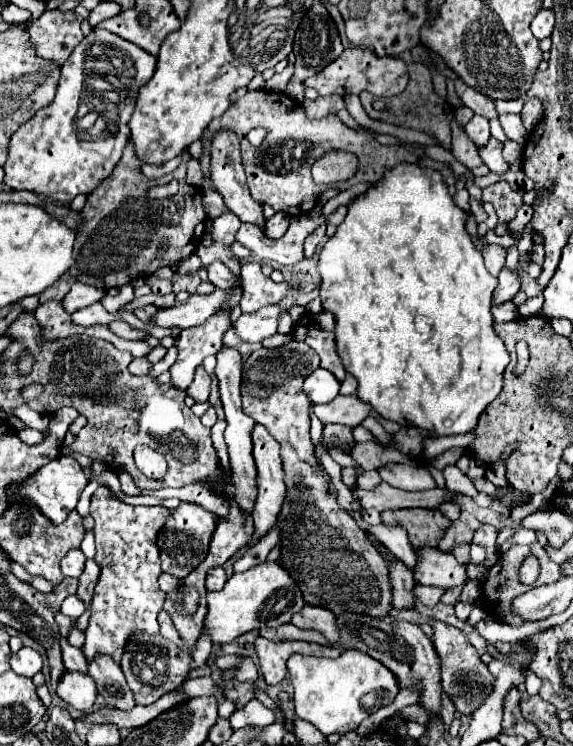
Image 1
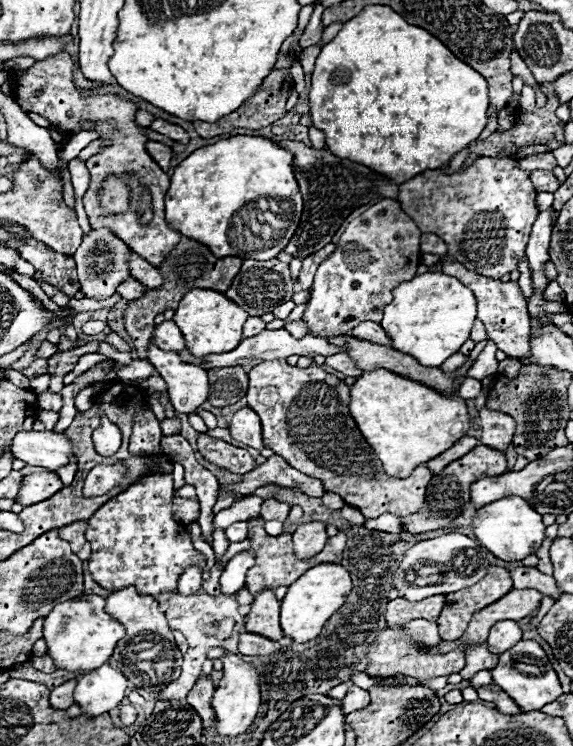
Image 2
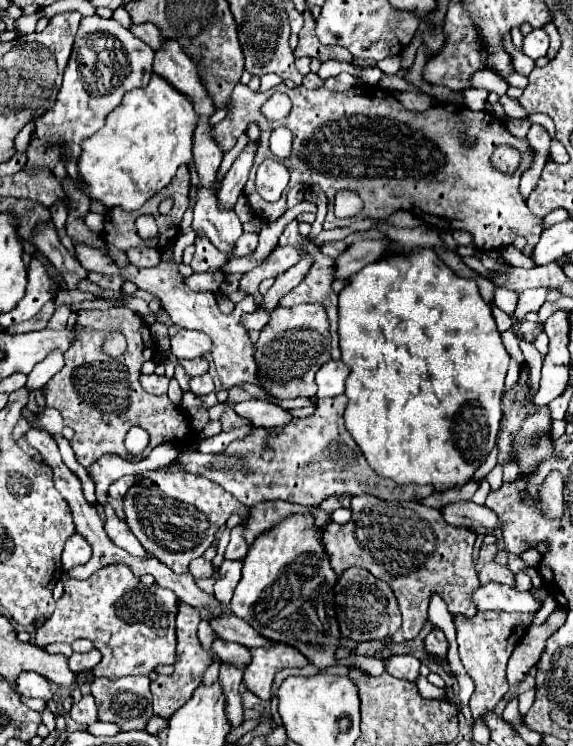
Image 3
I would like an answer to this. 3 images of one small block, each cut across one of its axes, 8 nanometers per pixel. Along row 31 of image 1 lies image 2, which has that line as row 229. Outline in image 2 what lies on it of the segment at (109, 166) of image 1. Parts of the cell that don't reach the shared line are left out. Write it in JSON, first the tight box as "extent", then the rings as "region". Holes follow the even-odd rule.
{"extent":[72,228,130,300],"region":[[[106,228],[90,230],[82,238],[80,248],[72,254],[72,258],[76,260],[76,266],[78,266],[82,292],[88,298],[96,298],[96,300],[112,296],[116,292],[116,286],[130,276],[130,270],[128,270],[128,264],[126,264],[128,252],[130,252],[130,248],[124,242],[120,242],[120,238],[116,238],[110,230],[106,230]]]}

